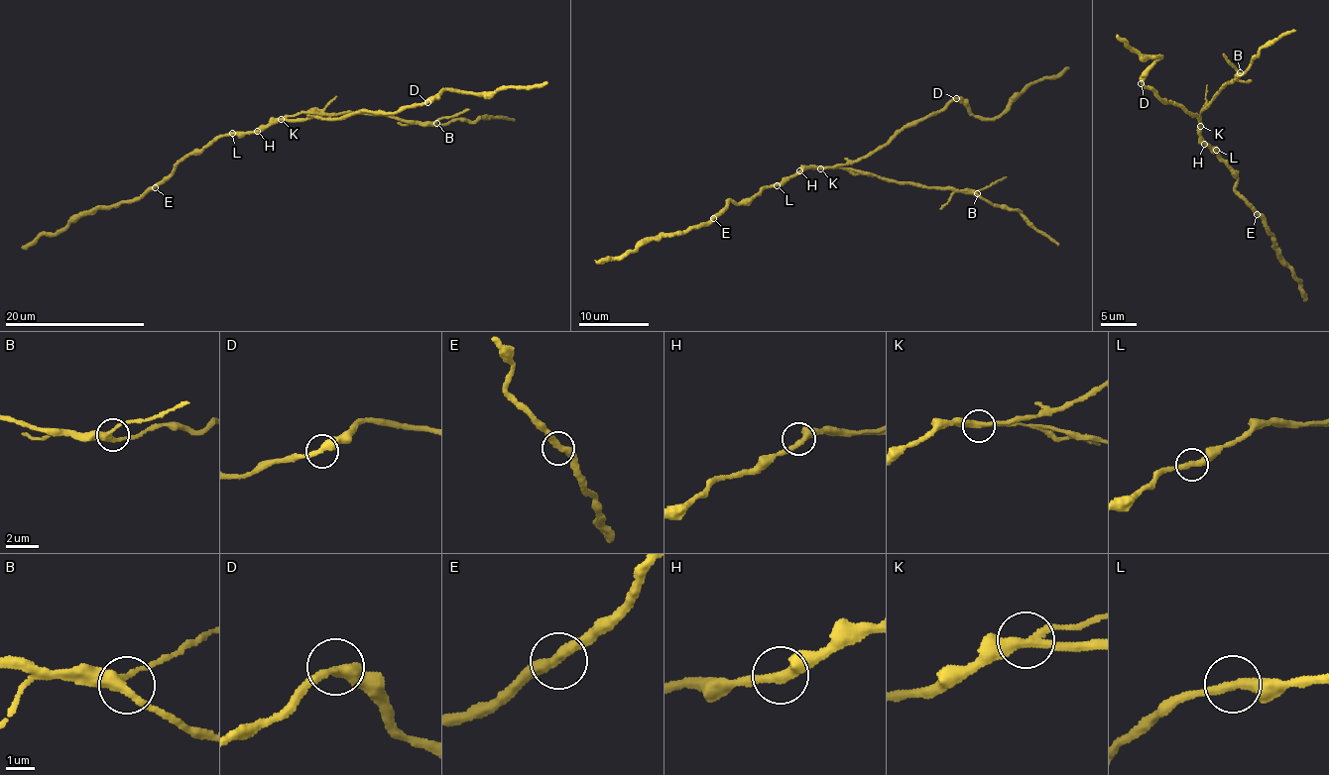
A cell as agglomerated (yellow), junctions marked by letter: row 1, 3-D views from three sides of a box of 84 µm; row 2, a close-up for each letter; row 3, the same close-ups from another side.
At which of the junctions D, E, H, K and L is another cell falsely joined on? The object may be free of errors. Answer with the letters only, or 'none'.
K

